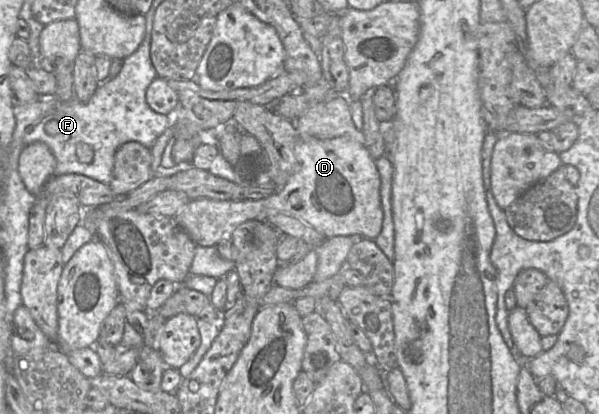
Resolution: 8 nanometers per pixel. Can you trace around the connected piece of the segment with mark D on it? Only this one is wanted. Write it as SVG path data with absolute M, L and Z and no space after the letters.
M350 137L333 139L300 139L295 148L297 166L286 184L272 195L259 200L213 200L199 198L190 200L175 216L178 225L190 236L197 246L214 247L242 223L250 220L265 221L268 217L281 214L297 218L312 226L324 237L359 235L375 239L382 230L383 209L381 204L381 178L375 159L365 144Z

